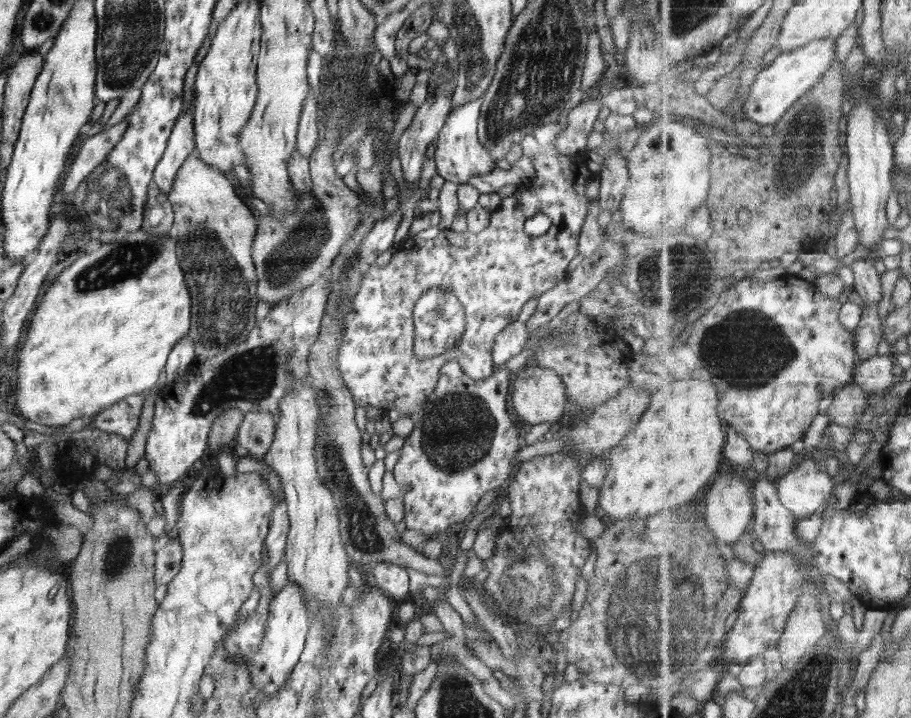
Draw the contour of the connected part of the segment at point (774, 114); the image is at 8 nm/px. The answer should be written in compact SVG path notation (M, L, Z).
M830 37L810 41L795 51L780 54L760 73L742 116L761 125L777 125L798 101L814 91L814 88L825 80L826 75L837 63L836 48L838 48L837 38Z

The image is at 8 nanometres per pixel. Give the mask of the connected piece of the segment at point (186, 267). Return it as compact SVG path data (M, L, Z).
M196 152L179 168L168 198L174 221L169 234L177 240L177 257L191 296L188 335L197 356L216 356L226 347L246 340L255 325L259 301L252 258L256 220L226 175L204 162Z

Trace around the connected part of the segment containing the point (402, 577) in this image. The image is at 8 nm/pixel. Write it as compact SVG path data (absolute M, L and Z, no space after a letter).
M380 561L373 565L371 582L379 587L393 601L410 595L408 571L396 563Z

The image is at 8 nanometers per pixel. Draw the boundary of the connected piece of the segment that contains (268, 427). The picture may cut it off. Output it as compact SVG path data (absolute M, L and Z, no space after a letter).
M248 412L243 416L233 446L242 446L249 456L263 459L274 442L276 424L270 412Z

